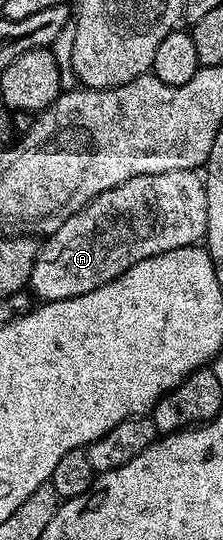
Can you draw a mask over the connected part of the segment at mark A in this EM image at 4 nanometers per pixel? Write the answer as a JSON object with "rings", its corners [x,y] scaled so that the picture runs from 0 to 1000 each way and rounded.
{"rings":[[[888,315],[592,326],[592,333],[556,333],[556,341],[484,348],[484,356],[448,356],[448,363],[359,385],[359,393],[305,400],[305,407],[287,407],[287,415],[269,415],[251,430],[220,433],[170,457],[161,489],[143,489],[126,530],[148,550],[188,559],[265,559],[377,548],[377,541],[413,541],[520,519],[520,511],[574,504],[592,489],[664,481],[664,474],[717,474],[726,467],[771,467],[771,459],[901,450],[924,439],[928,422],[924,339]]]}

